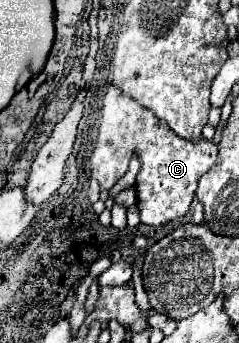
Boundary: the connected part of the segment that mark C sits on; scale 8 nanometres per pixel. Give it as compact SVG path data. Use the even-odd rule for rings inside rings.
M111 85L103 97L97 145L91 155L91 171L101 189L111 189L115 181L127 173L133 153L137 153L143 163L135 183L137 207L141 213L141 223L151 227L167 225L185 217L195 197L199 179L217 161L217 147L213 141L199 139L197 143L191 143L177 137L165 121L157 119L151 111L145 111L145 107L141 107L135 99L123 97L121 91Z

